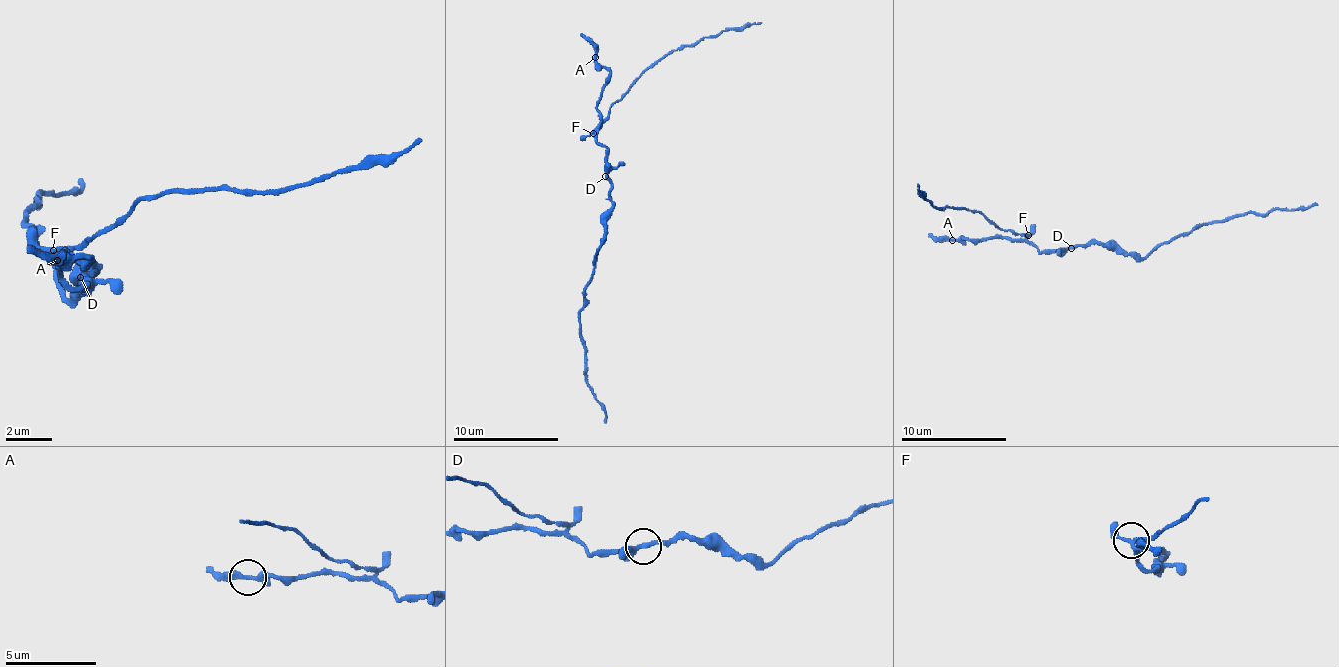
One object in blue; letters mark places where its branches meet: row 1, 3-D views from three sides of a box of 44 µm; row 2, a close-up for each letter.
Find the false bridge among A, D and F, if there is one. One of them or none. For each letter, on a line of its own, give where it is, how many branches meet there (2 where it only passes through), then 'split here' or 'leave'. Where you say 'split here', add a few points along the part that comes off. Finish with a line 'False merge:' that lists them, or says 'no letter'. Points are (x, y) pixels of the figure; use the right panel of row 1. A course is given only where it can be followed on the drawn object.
A: at (952, 240); 3 branches meet; leave
D: at (1071, 248); 3 branches meet; leave
F: at (1028, 235); 4 branches meet; split here; foreign part runs (1029, 234), (1005, 232), (979, 211), (934, 208), (918, 184)
False merge: F

